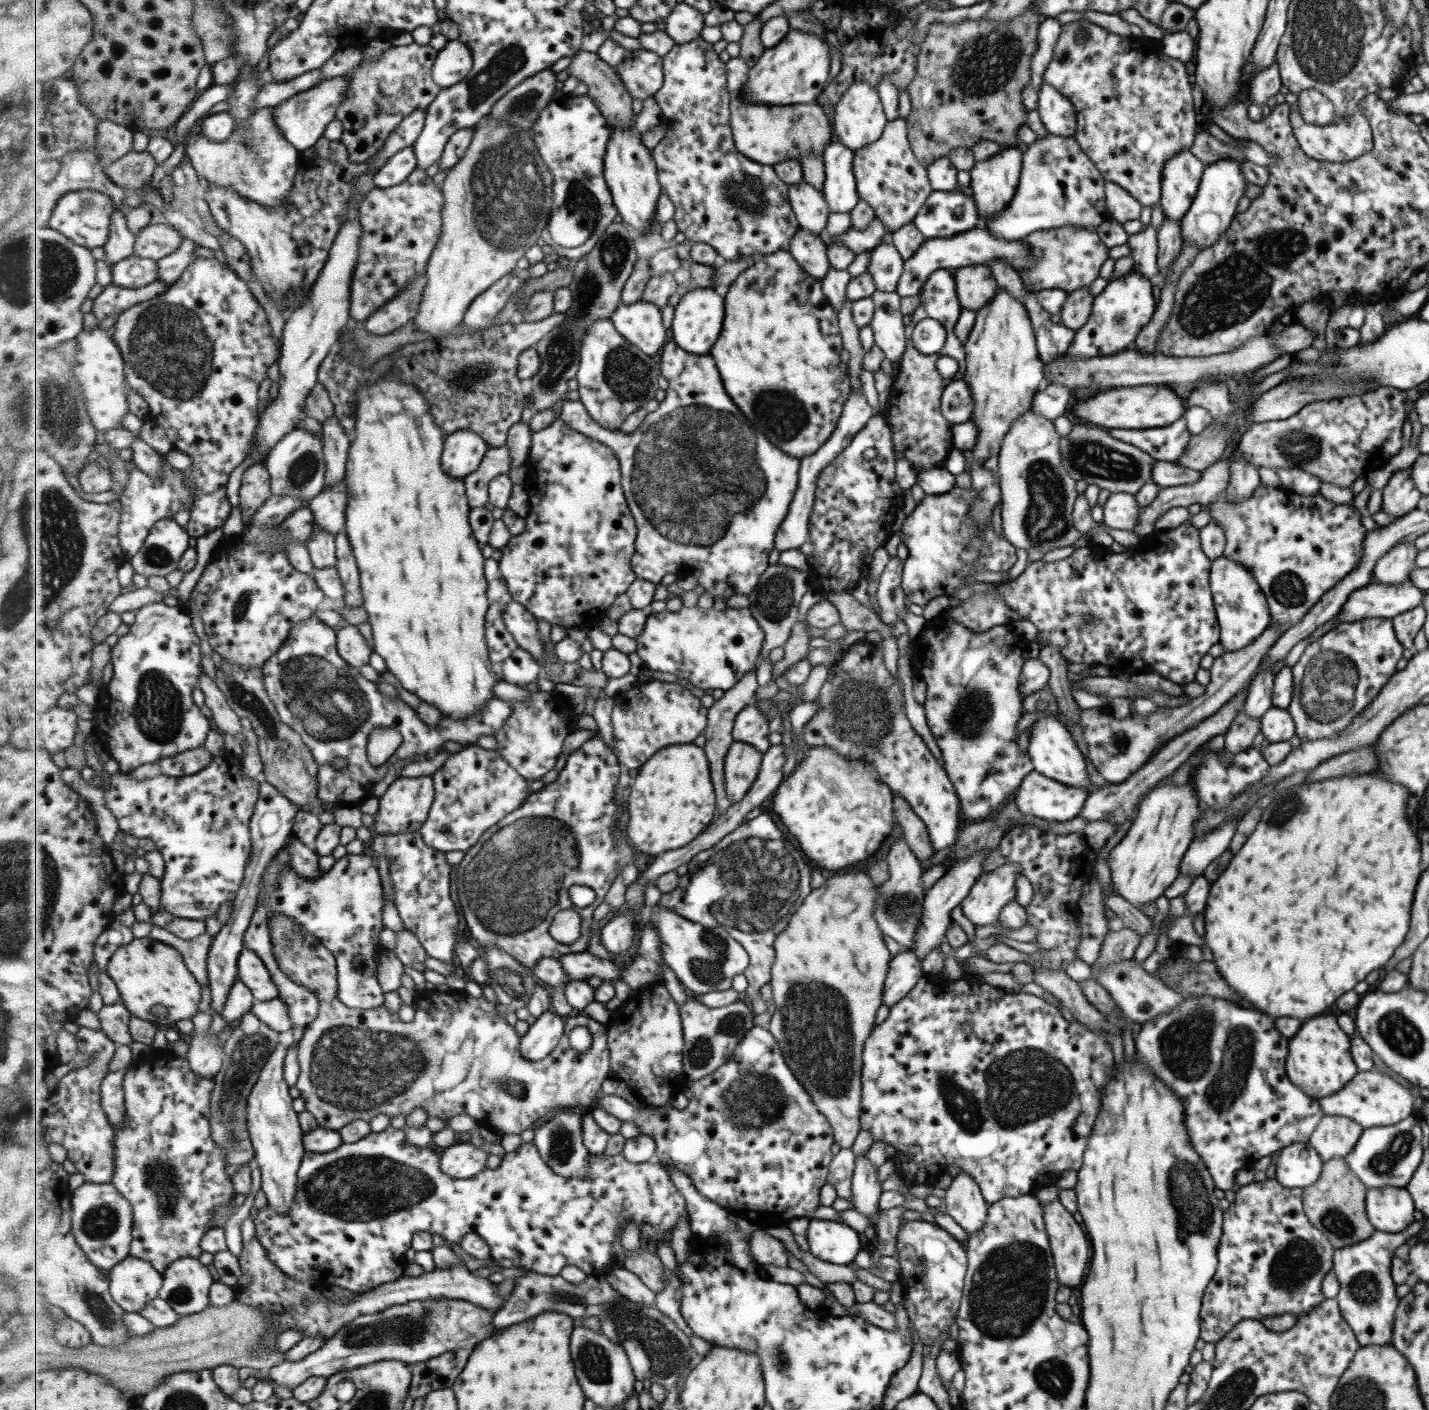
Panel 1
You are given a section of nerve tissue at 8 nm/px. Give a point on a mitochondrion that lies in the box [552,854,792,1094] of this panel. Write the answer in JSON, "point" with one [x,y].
{"point":[710,962]}

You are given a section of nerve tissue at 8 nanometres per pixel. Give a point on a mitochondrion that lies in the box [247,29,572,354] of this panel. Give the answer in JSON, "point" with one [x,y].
{"point":[509,191]}

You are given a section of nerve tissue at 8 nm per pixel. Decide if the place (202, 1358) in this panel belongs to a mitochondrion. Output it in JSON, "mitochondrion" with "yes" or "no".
{"mitochondrion":"no"}

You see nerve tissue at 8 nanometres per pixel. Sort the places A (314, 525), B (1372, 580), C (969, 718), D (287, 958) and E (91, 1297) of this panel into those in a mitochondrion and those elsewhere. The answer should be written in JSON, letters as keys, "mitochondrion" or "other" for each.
{"A":"other","B":"other","C":"mitochondrion","D":"mitochondrion","E":"mitochondrion"}

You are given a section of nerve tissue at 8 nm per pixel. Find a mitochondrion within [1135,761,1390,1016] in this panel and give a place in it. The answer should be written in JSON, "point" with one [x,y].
{"point":[1290,805]}

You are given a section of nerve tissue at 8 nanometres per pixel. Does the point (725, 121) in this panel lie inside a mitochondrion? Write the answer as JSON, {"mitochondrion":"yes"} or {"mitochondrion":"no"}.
{"mitochondrion":"no"}

